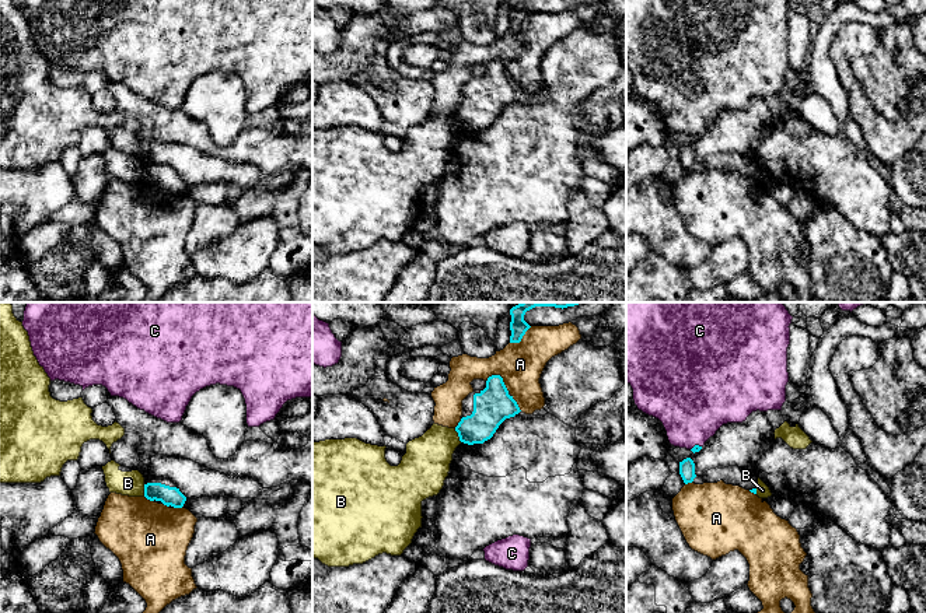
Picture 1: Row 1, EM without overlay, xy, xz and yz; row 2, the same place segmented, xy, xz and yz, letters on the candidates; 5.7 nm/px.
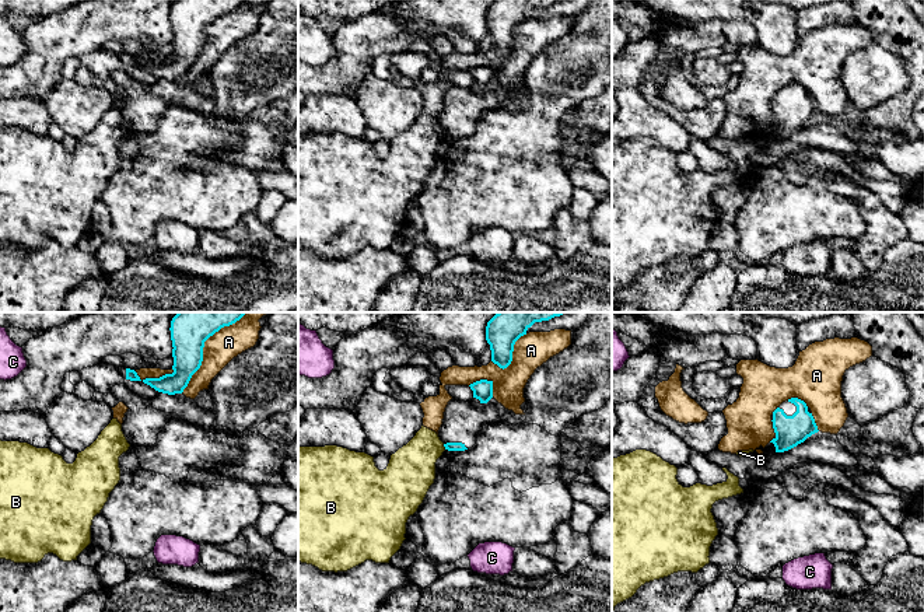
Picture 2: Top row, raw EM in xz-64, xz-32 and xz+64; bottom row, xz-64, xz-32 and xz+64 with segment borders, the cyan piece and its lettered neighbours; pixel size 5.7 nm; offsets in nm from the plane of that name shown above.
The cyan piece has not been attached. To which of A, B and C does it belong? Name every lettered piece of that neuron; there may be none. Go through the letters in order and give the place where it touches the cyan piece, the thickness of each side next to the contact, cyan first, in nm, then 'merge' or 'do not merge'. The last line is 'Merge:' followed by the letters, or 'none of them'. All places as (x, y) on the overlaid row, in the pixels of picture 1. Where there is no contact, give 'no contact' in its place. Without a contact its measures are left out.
A: contact xz (500, 377); calibres 220 and 260 nm; do not merge
B: contact xz (458, 435); calibres 200 and 280 nm; do not merge
C: contact yz (695, 445); calibres 50 and 420 nm; merge
Merge: C

